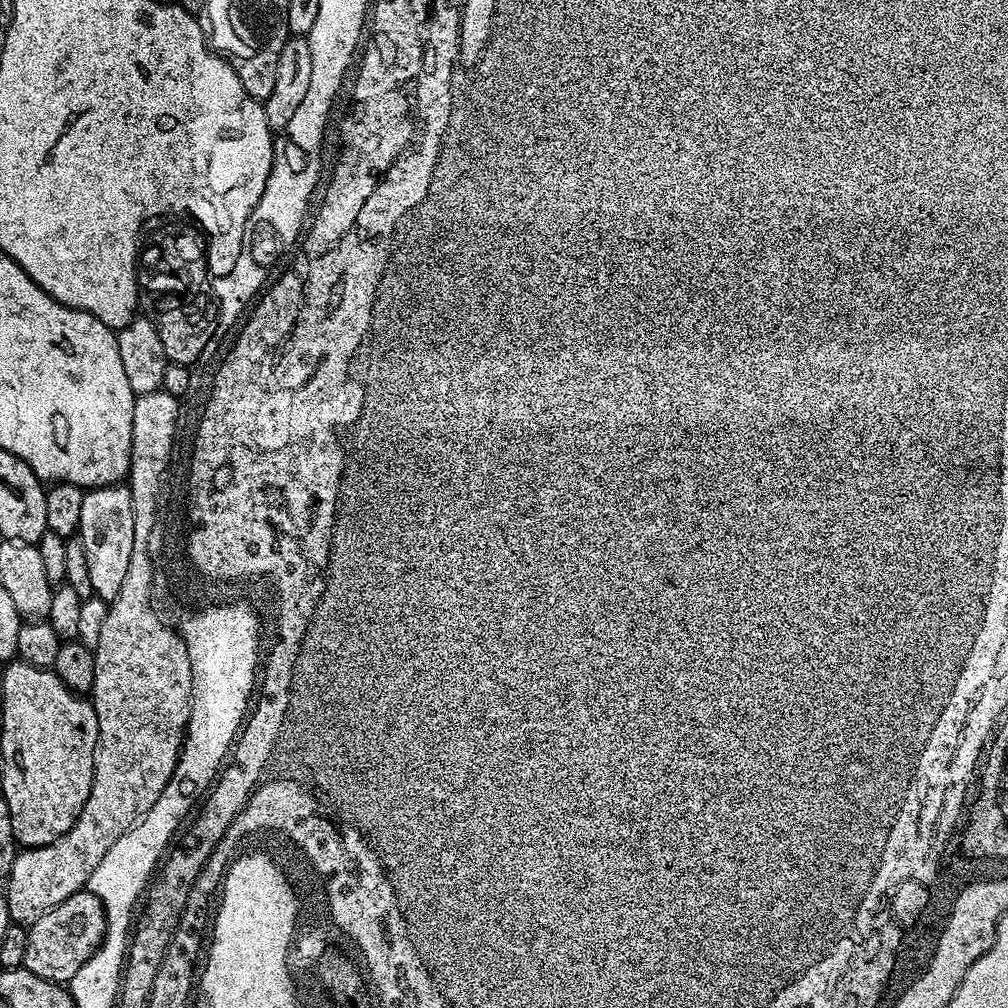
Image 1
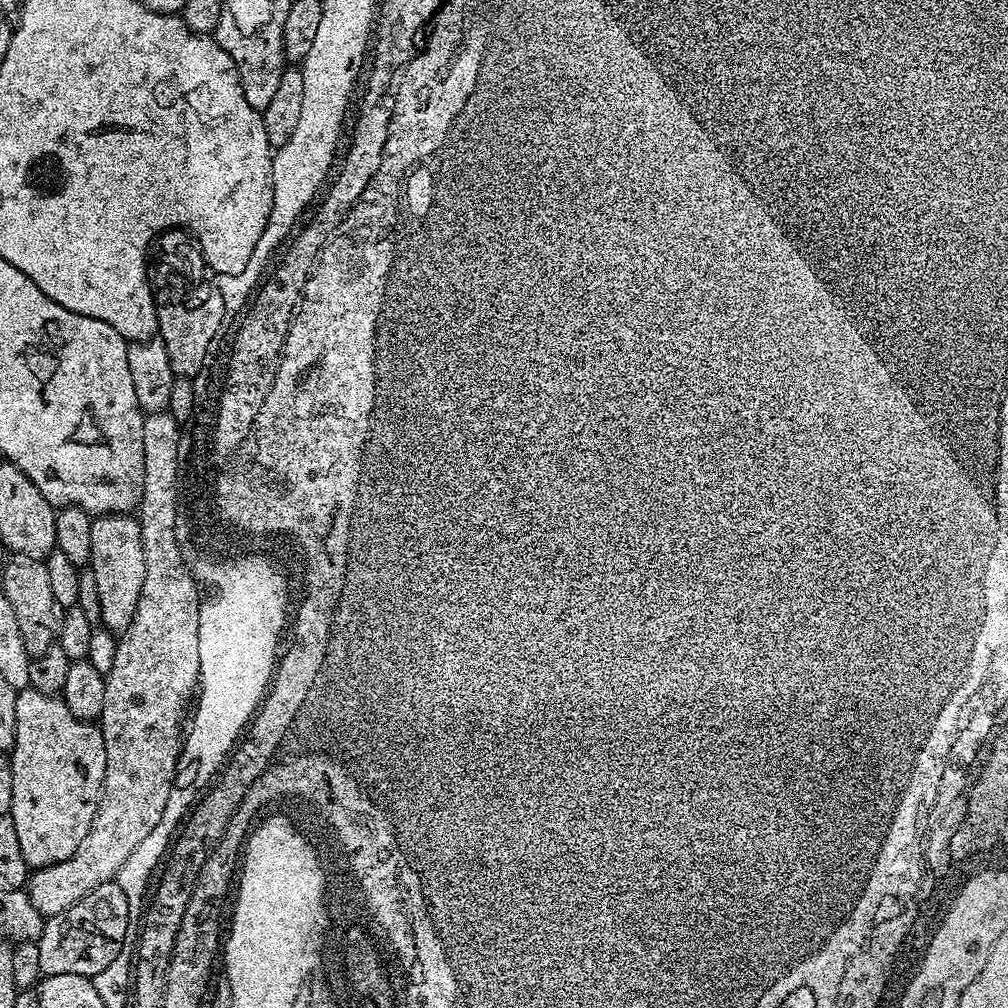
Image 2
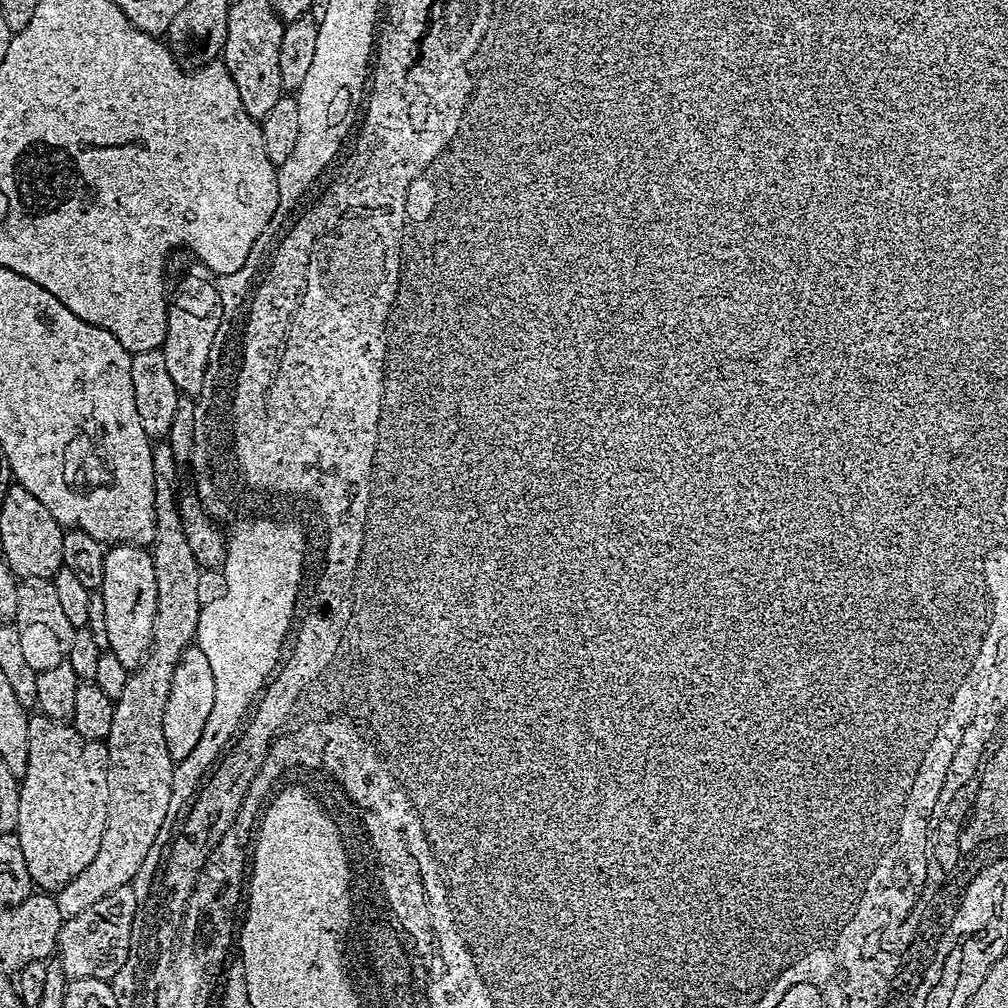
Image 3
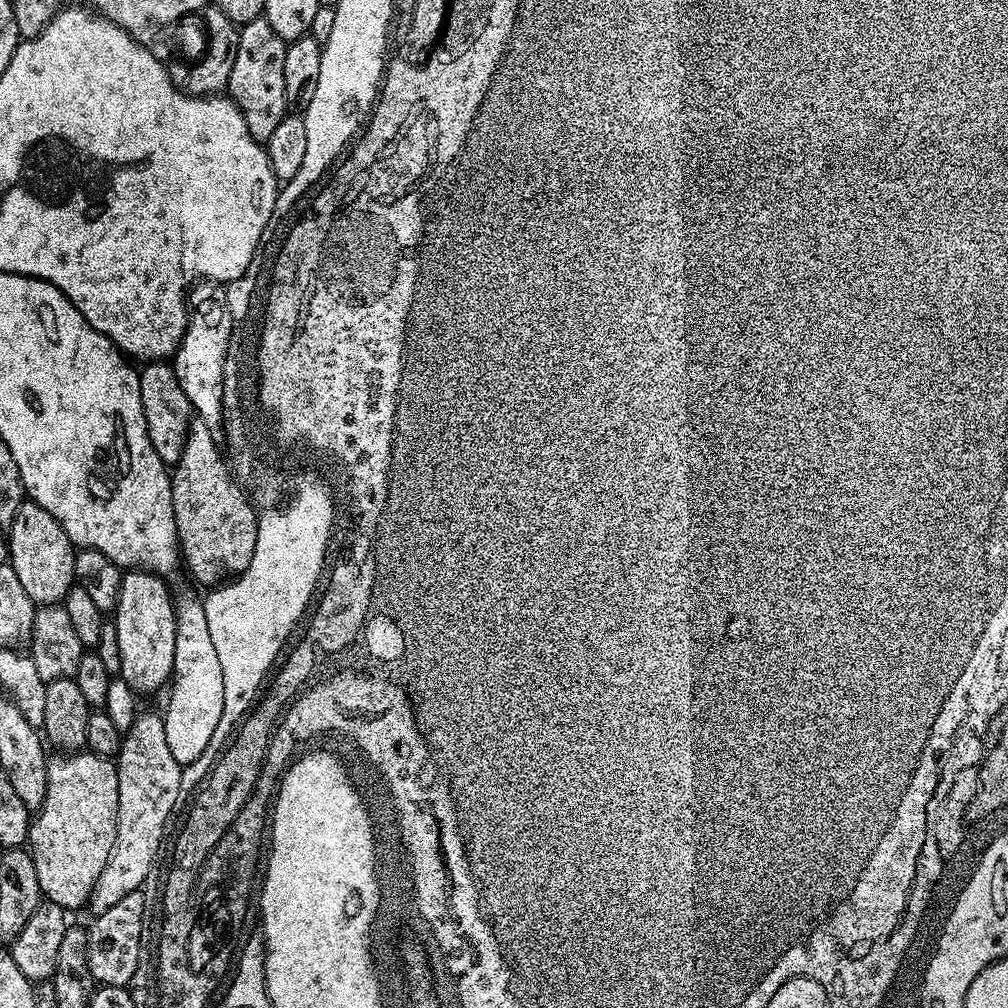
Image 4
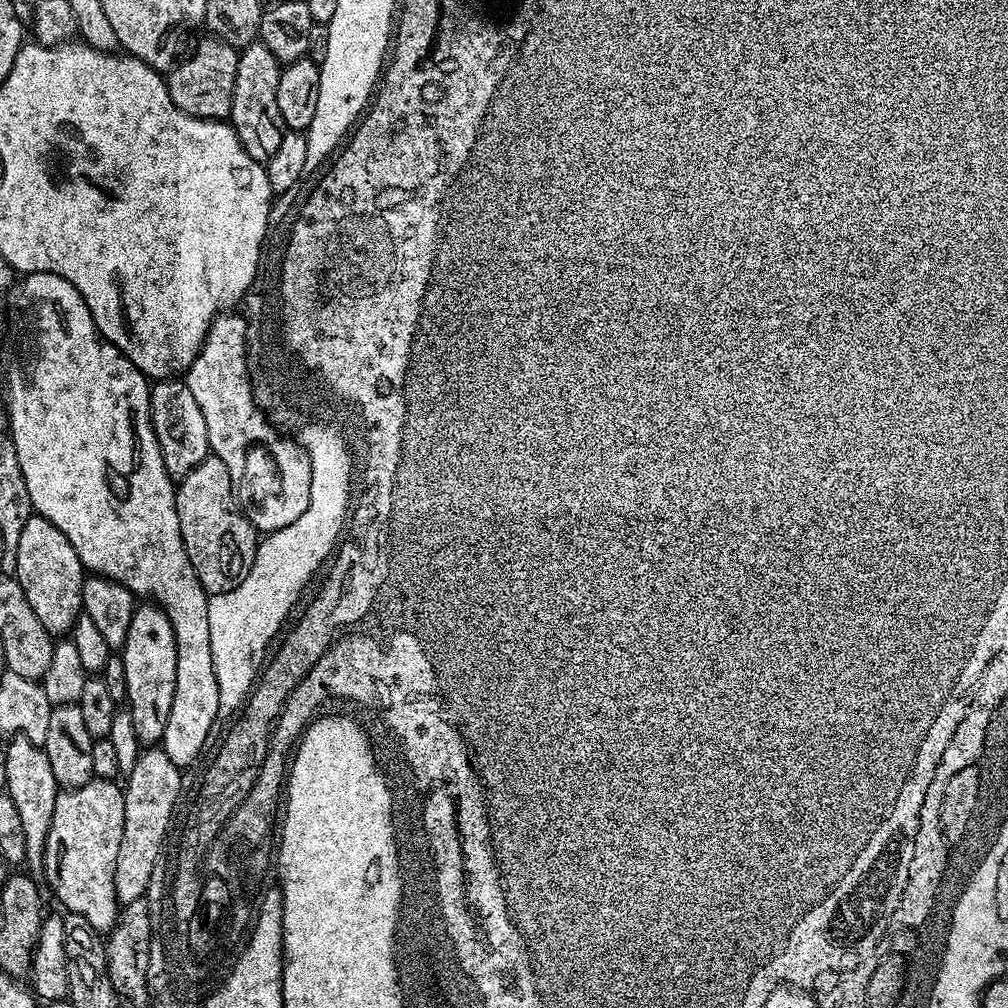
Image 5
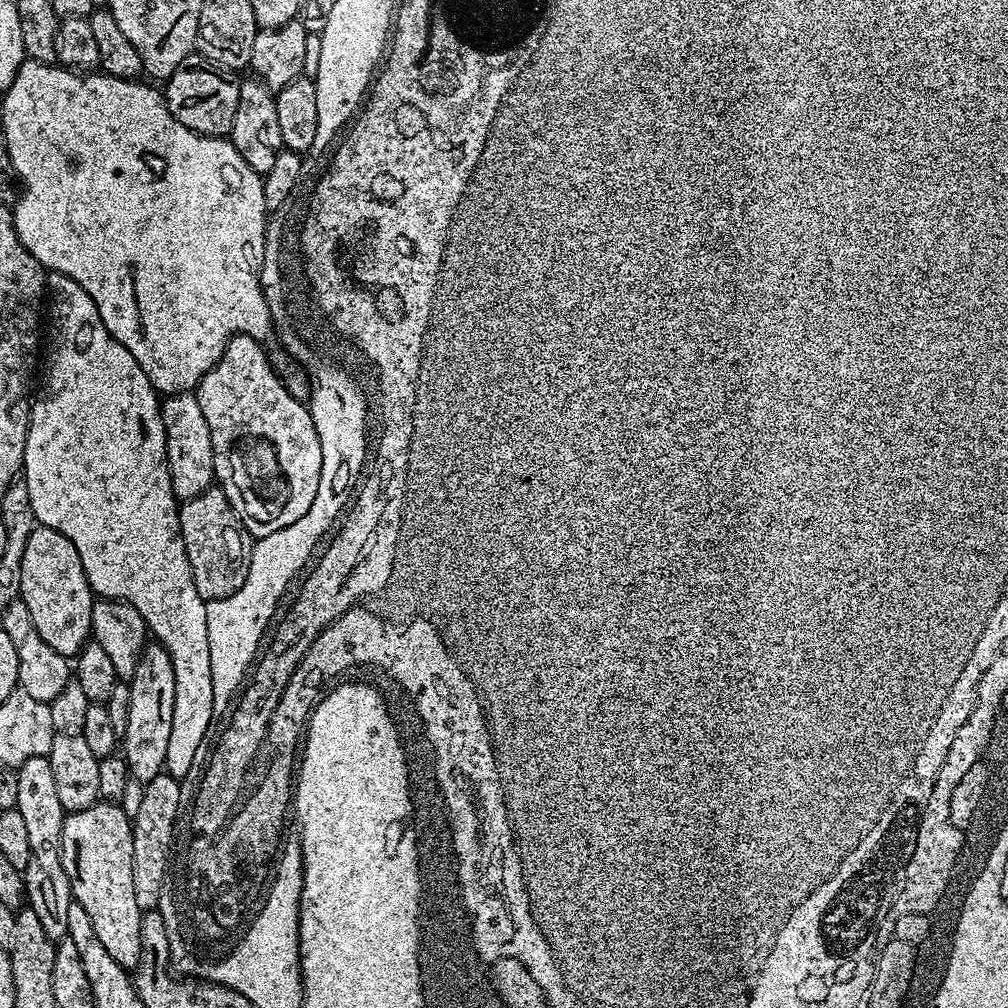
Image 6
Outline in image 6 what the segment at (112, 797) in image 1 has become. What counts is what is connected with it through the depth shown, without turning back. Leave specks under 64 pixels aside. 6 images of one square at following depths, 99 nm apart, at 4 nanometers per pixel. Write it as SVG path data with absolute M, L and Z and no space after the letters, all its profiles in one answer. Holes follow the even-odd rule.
M161 774L145 783L140 796L136 816L131 817L132 837L134 838L134 898L141 910L152 910L160 903L160 889L166 870L165 849L168 846L168 832L176 800L182 792L181 781L169 774Z

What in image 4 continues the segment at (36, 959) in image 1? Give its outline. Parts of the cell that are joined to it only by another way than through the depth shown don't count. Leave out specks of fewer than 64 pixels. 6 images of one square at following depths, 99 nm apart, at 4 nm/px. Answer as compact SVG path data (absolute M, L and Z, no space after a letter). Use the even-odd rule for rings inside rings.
M141 891L126 894L122 902L99 913L92 925L87 925L88 974L100 986L123 988L131 985L132 976L138 970L139 931L142 929L143 894Z

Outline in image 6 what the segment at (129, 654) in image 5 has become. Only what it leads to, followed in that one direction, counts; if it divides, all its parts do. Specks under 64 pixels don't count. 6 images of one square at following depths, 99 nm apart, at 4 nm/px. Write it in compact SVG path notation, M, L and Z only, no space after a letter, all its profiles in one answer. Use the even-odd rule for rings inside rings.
M157 641L145 645L142 658L129 681L130 696L126 712L126 726L122 728L122 754L129 775L140 784L160 776L165 769L172 717L174 717L175 674L171 656Z

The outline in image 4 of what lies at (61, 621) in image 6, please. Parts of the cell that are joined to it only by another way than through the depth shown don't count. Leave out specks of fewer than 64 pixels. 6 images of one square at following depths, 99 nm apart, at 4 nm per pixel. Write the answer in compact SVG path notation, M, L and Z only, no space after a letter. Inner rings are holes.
M25 502L18 506L18 514L14 514L14 522L7 530L8 559L29 598L36 606L60 604L64 601L76 578L74 558L77 549L70 542L66 530L58 526L54 514L46 514L42 506Z

